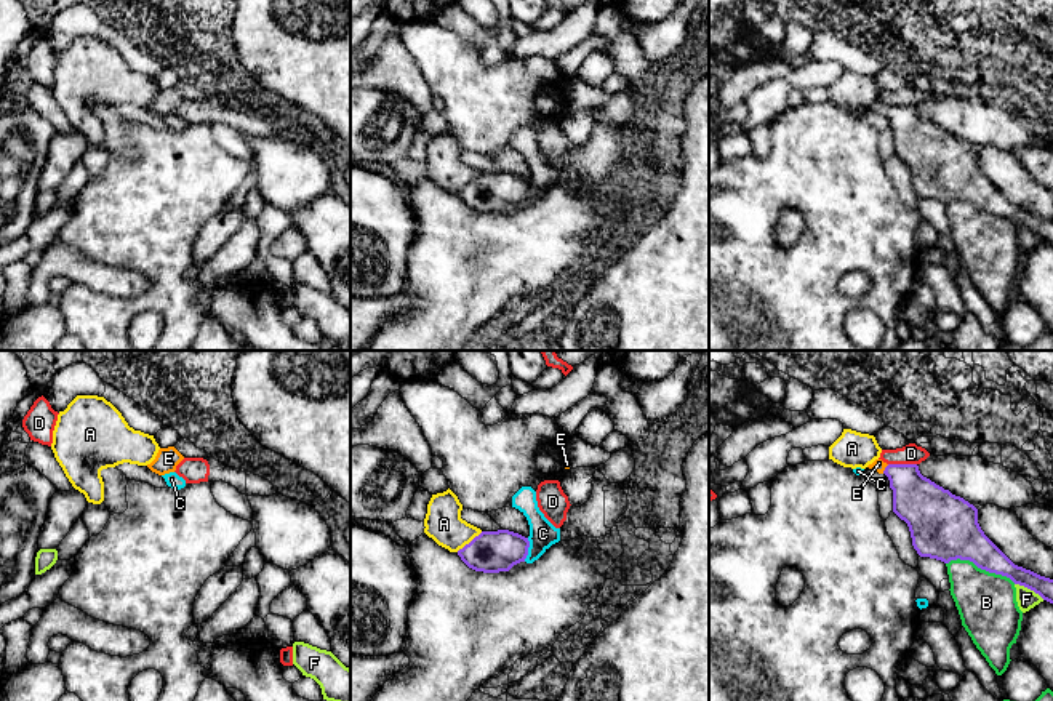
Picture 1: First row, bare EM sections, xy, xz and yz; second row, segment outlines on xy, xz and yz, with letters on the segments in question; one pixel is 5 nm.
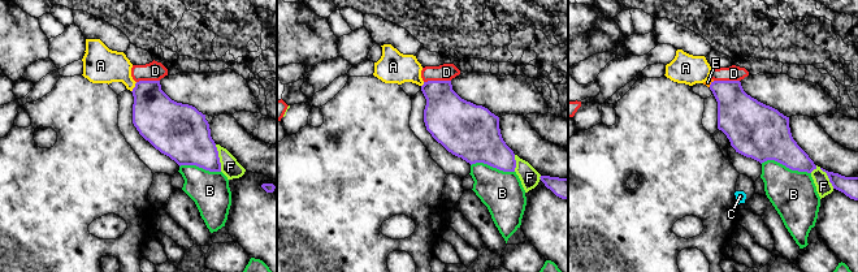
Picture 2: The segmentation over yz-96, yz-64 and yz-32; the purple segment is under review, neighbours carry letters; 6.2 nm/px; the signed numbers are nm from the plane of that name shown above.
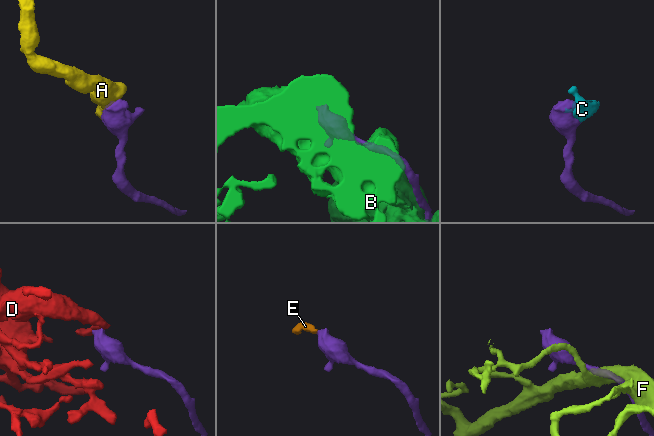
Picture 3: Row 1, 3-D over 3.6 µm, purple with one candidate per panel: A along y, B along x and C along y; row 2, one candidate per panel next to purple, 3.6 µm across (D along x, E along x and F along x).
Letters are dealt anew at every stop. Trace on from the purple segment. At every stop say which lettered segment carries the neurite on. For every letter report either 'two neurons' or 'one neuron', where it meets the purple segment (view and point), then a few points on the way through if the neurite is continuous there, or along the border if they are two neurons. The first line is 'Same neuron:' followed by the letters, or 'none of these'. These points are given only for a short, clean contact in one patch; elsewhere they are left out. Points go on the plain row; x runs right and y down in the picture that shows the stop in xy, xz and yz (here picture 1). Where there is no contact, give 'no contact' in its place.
Same neuron: E
A: two neurons; contact xz (471, 183)
B: two neurons; contact yz (981, 210)
C: two neurons; contact xz (527, 191)
D: two neurons; contact yz (903, 106)
E: one neuron; contact yz (885, 111); way yz (920, 144), (885, 111), (879, 108)
F: two neurons; contact yz (1029, 229)

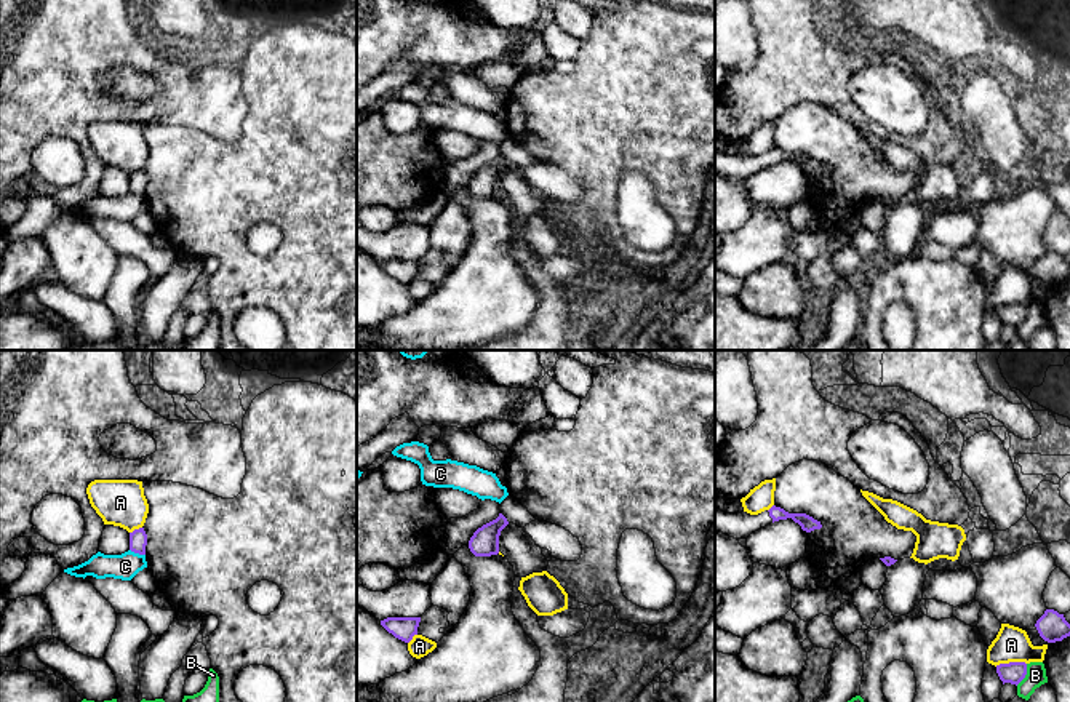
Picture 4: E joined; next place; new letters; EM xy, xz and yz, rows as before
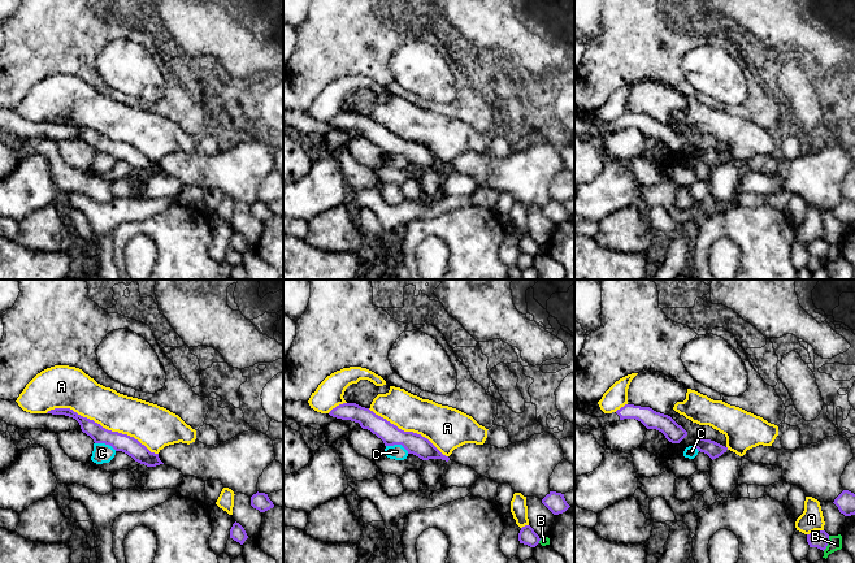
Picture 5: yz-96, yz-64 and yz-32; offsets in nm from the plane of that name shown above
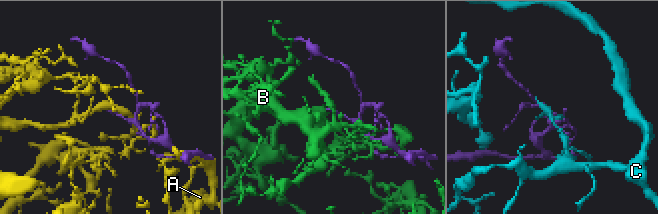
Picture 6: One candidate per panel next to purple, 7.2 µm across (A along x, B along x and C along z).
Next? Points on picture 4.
Same neuron: none of these
A: two neurons; contact yz (1010, 304)
B: two neurons; contact yz (1026, 315)
C: two neurons; contact xy (138, 194); border xy (130, 191), (144, 197)

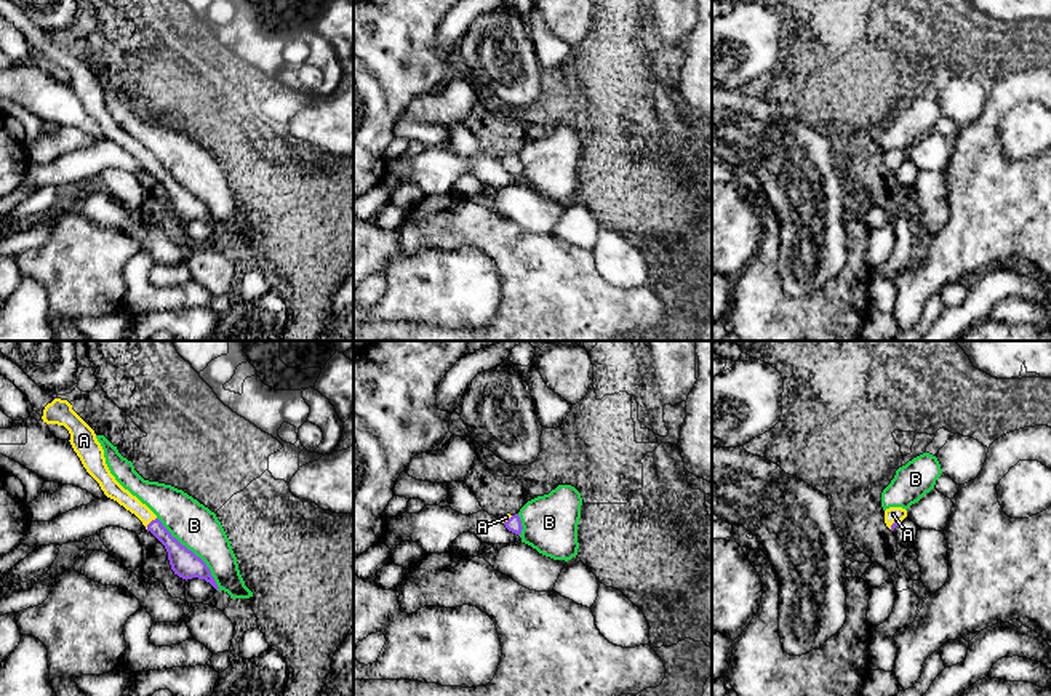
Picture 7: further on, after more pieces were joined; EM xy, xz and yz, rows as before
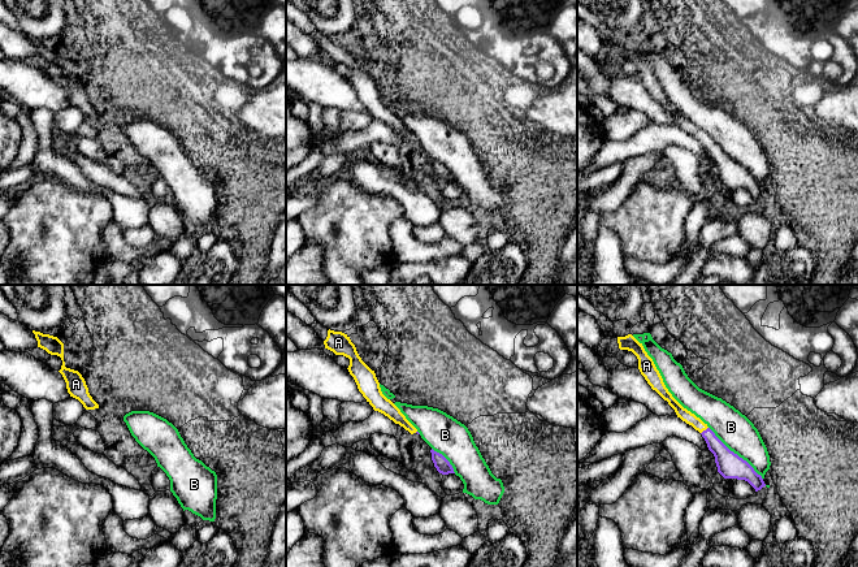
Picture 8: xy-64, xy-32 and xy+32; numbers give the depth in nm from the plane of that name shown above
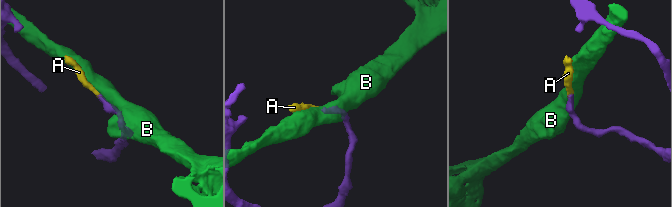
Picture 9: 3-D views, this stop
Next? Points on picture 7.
Same neuron: A
A: one neuron; contact xy (149, 165); way xy (183, 202), (175, 189), (149, 165), (131, 144), (114, 132)
B: two neurons; contact xy (191, 192); border xy (157, 159), (173, 178), (205, 205), (218, 231)

